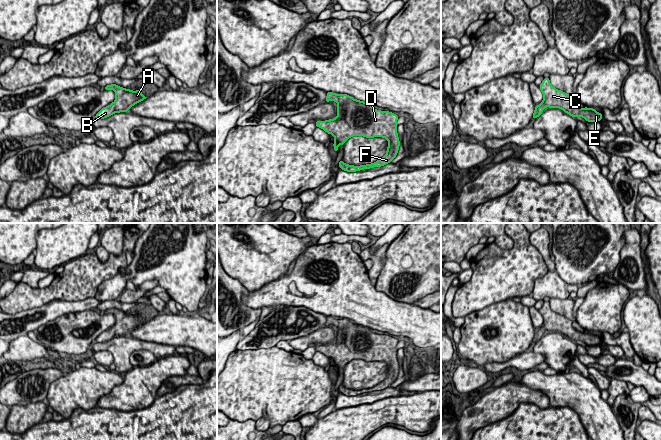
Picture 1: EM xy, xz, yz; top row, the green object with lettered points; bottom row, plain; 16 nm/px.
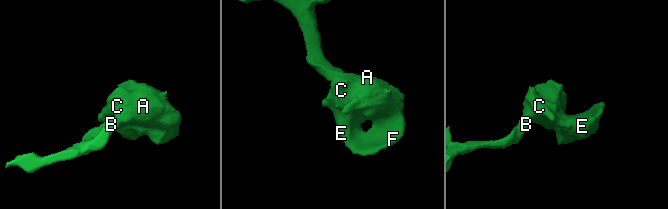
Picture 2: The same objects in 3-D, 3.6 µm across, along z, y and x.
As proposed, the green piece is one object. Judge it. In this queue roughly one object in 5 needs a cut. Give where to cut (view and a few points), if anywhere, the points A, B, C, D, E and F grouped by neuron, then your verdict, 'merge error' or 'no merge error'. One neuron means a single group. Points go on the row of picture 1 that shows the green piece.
no cut; A B C D E F; no merge error

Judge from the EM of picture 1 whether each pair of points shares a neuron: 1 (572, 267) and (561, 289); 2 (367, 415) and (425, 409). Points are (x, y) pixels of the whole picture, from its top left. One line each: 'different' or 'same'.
1: different
2: same

